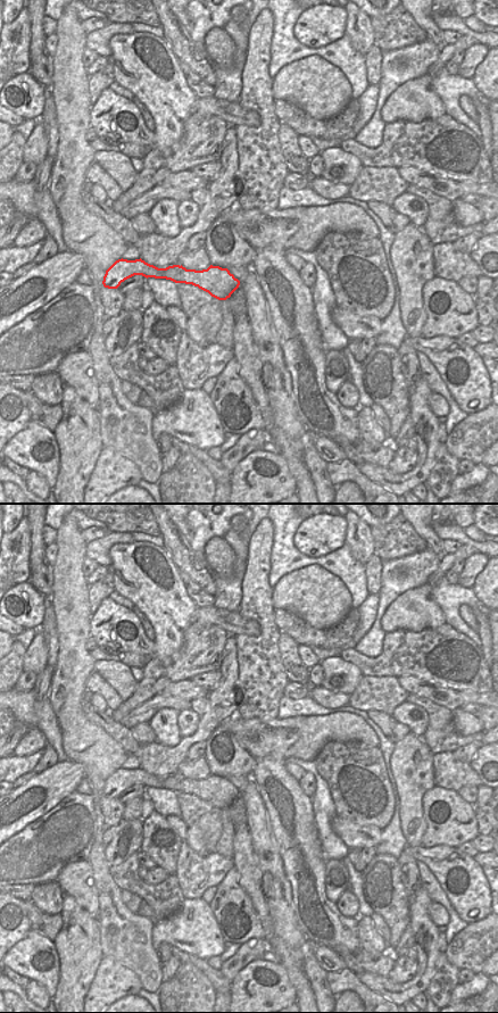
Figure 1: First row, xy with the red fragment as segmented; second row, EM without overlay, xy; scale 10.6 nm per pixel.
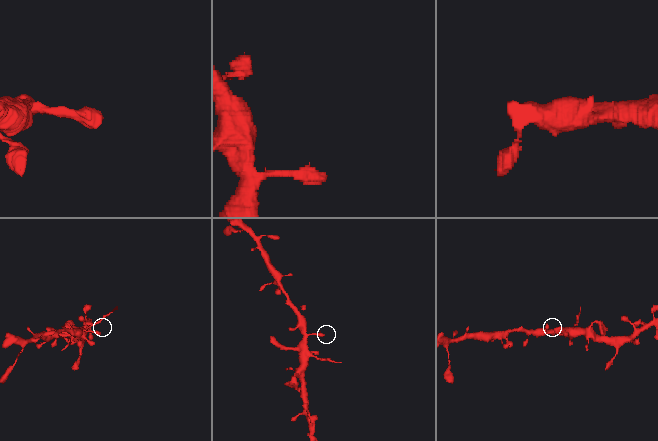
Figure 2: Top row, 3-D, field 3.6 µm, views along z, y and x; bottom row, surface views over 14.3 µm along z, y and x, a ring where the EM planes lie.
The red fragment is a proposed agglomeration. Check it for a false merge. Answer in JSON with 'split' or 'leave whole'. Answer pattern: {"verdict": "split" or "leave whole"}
{"verdict": "leave whole"}

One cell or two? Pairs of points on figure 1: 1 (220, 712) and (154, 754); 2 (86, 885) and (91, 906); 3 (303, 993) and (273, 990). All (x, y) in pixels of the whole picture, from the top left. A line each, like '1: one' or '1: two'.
1: one
2: one
3: two

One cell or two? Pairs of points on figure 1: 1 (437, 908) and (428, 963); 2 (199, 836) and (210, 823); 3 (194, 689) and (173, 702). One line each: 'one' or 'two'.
1: two
2: one
3: two

